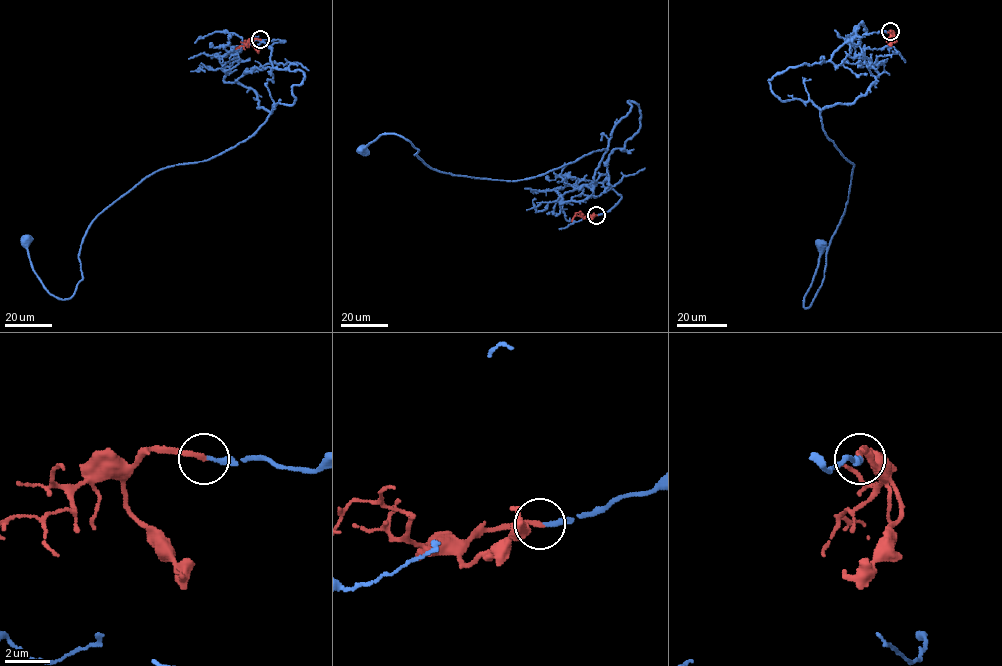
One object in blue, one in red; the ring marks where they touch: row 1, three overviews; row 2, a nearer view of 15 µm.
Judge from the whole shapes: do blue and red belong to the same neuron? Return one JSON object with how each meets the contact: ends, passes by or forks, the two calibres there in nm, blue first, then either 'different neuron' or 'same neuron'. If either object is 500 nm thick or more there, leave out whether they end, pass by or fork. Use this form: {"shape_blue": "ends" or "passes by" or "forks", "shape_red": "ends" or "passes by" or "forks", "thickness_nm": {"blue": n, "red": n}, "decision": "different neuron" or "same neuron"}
{"shape_blue": "ends", "shape_red": "ends", "thickness_nm": {"blue": 200, "red": 240}, "decision": "same neuron"}

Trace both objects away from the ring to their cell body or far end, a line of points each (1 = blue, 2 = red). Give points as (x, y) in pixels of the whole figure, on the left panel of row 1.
1: (260, 39), (304, 73), (294, 102), (104, 209), (69, 298), (27, 241)
2: (260, 39), (249, 40), (235, 49)

